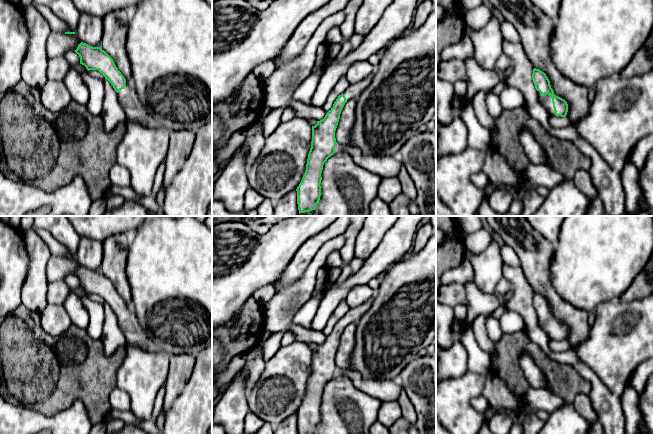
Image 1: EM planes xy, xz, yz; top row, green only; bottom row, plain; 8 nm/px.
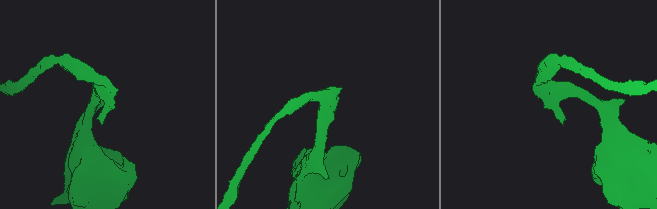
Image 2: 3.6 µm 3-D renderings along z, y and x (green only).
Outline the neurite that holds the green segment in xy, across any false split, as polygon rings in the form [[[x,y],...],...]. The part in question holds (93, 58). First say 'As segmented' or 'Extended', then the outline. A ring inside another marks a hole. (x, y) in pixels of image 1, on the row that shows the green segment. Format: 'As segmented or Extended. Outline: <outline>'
Extended. Outline: [[[83,42],[74,51],[80,57],[80,64],[88,71],[98,70],[111,83],[127,119],[143,123],[149,113],[141,102],[134,84],[126,81],[113,59],[100,47],[92,47]]]

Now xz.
Extended. Outline: [[[374,73],[355,84],[350,84],[338,96],[333,107],[326,113],[325,117],[317,121],[315,126],[312,126],[312,141],[306,170],[296,189],[299,214],[315,210],[321,196],[320,184],[323,165],[335,153],[337,144],[335,131],[341,111],[348,100],[358,100],[362,92],[370,85],[373,76]]]

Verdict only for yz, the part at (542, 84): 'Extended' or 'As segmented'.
Extended

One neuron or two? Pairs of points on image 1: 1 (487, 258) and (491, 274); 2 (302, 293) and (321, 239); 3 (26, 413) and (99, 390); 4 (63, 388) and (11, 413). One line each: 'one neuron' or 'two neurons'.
1: one neuron
2: two neurons
3: two neurons
4: two neurons

